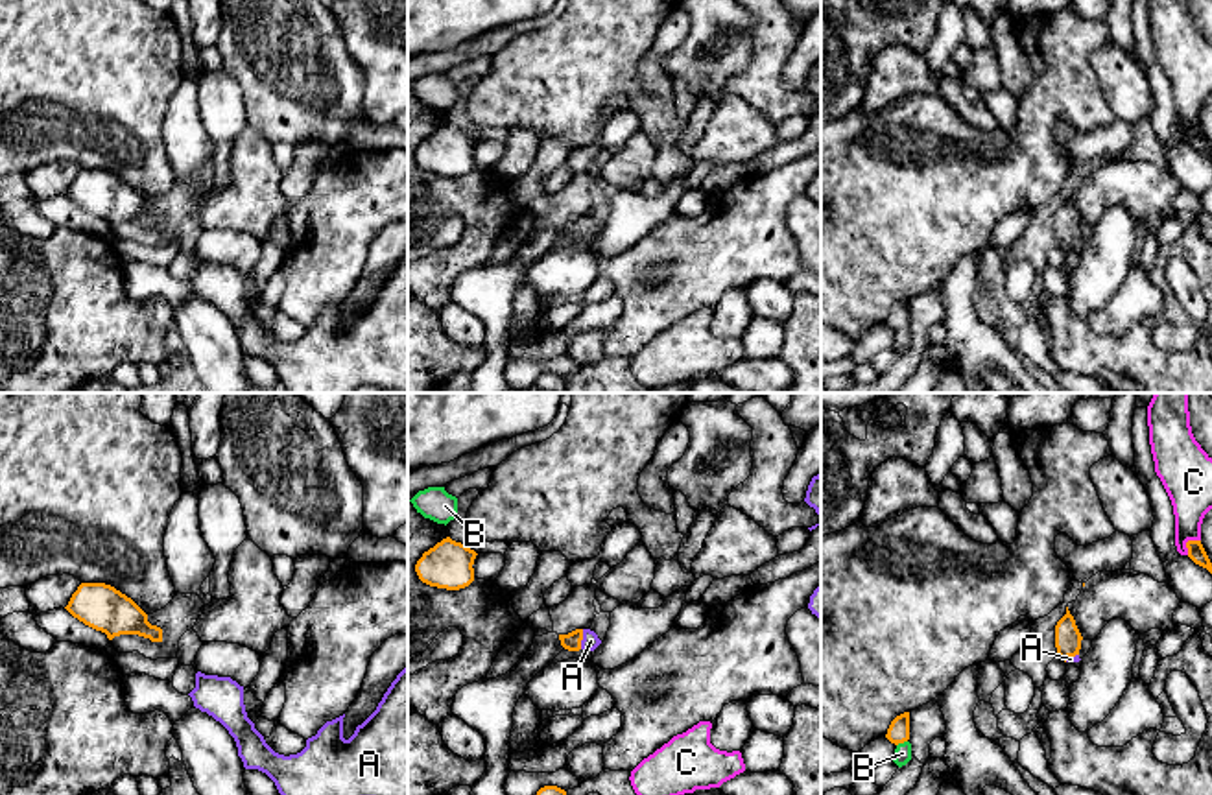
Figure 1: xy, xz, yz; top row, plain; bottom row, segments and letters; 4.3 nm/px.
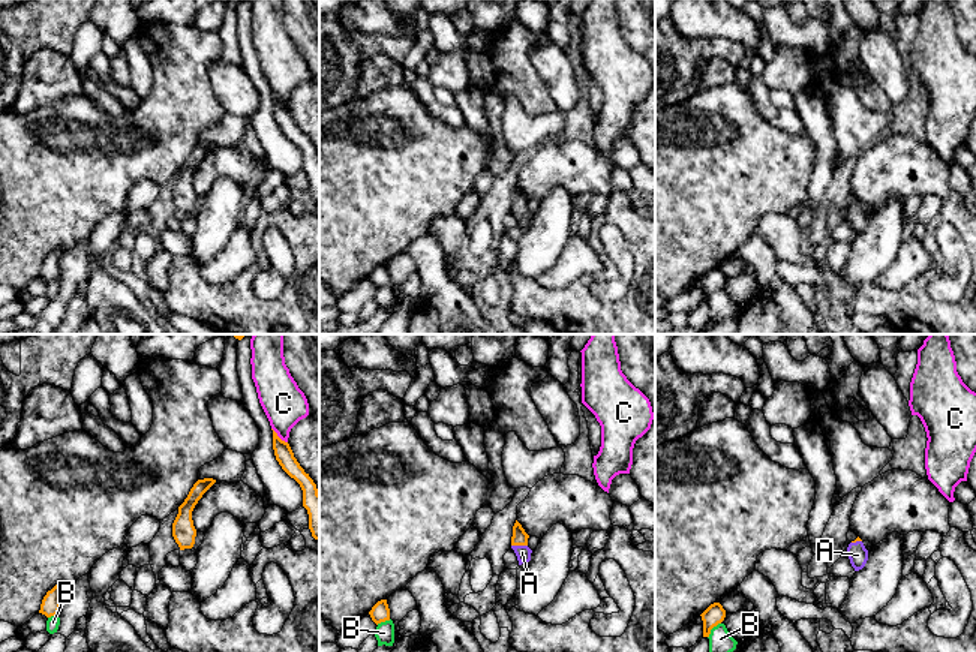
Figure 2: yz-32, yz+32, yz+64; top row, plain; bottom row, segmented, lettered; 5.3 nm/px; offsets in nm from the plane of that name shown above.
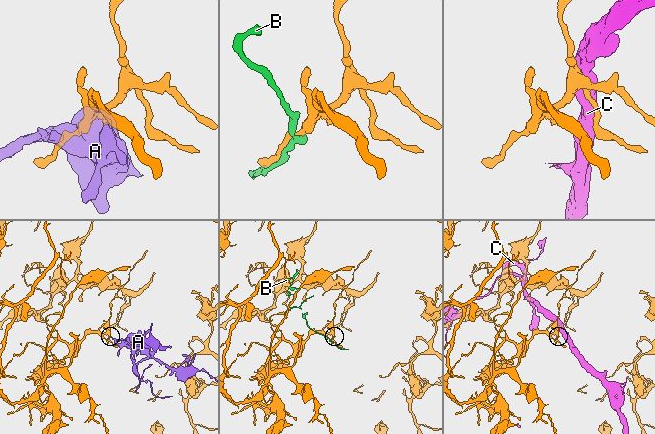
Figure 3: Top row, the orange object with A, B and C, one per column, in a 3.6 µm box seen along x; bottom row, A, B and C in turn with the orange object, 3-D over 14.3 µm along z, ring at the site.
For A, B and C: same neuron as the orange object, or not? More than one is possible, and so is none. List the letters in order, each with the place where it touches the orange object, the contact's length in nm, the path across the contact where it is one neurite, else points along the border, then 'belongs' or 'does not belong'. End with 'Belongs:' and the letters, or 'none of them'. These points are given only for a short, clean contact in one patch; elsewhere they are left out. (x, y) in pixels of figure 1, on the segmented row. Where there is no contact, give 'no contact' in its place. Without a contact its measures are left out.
A: xz (582, 639) | 90 nm | across xz (572, 640), (582, 639), (591, 640) | belongs
B: yz (901, 742) | 50 nm | does not belong
C: yz (1187, 543) | 90 nm | does not belong
Belongs: A

